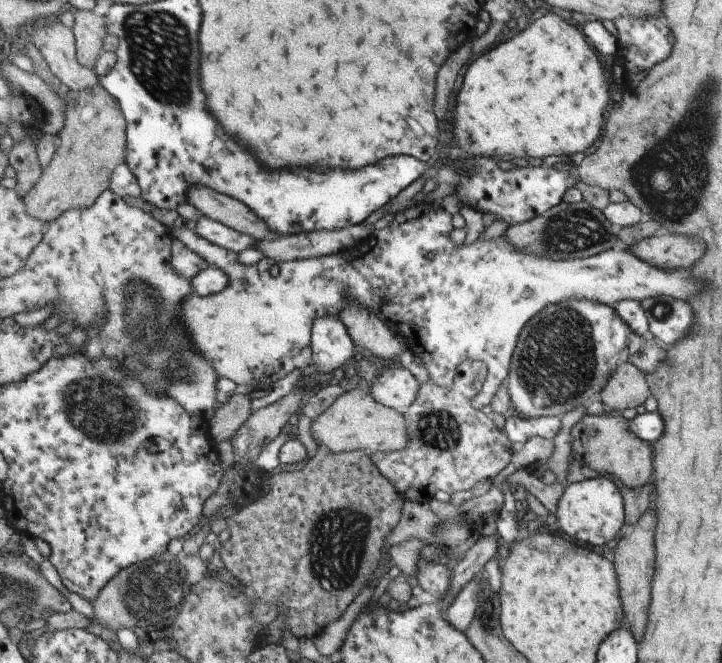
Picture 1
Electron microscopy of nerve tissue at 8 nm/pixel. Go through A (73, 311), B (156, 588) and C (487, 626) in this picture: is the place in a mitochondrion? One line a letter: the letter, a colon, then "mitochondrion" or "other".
A: other
B: mitochondrion
C: mitochondrion

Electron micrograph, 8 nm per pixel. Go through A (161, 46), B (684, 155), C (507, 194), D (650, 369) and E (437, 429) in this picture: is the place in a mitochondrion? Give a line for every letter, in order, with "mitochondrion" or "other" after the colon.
A: mitochondrion
B: mitochondrion
C: other
D: other
E: mitochondrion

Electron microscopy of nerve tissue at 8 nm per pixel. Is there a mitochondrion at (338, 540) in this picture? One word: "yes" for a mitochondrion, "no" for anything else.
yes

